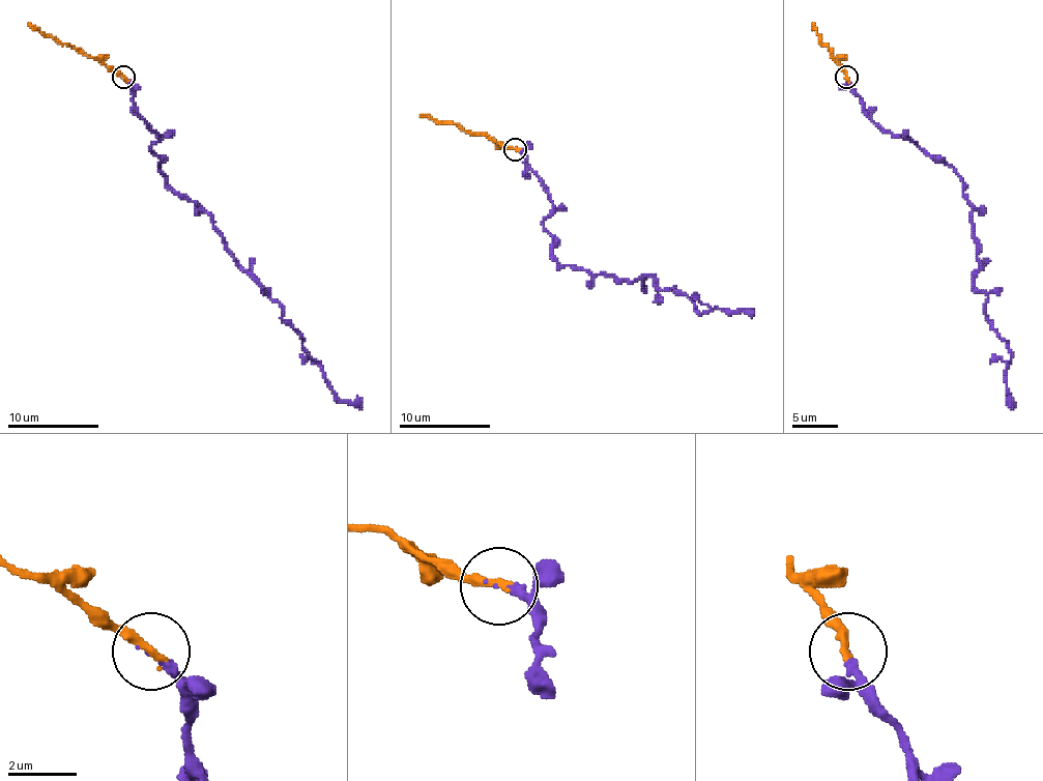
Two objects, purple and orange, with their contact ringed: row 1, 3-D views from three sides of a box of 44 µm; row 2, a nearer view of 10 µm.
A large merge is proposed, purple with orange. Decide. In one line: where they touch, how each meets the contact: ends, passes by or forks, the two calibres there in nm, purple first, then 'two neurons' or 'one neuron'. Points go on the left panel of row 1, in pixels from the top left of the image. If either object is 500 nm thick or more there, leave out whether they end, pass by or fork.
at (123, 77); purple ends there; orange ends there; 240 nm thick on the purple side, 280 nm on the other; one neuron

